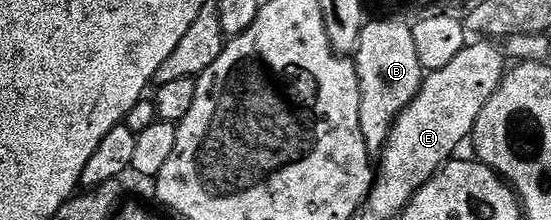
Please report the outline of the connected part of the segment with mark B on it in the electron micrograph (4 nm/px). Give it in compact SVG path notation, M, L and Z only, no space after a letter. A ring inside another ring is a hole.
M378 19L375 23L367 22L363 26L360 37L358 38L358 50L353 52L352 58L354 60L354 68L358 71L358 80L360 81L360 133L364 133L364 145L368 145L368 153L371 157L381 156L382 152L386 150L388 139L392 137L392 129L396 125L396 121L400 117L400 113L404 113L404 109L408 109L408 105L412 105L412 101L420 93L422 88L422 80L424 72L420 65L420 57L416 53L416 41L412 41L412 26L409 22L401 23L398 19Z

